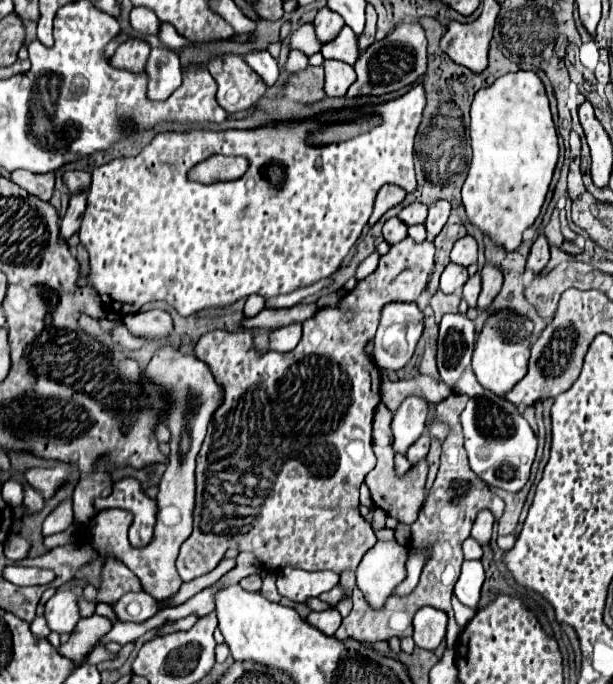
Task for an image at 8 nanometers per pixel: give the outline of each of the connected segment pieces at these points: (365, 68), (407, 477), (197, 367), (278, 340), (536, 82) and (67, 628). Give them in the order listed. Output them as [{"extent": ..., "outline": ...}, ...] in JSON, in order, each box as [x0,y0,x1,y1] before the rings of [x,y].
[{"extent":[347,6,427,98],"outline":[[[367,6],[367,26],[363,34],[359,36],[361,56],[355,64],[357,80],[349,88],[347,98],[383,96],[383,94],[401,90],[405,86],[415,84],[427,70],[427,38],[425,38],[425,30],[421,28],[421,24],[403,22],[385,40],[375,42],[375,22],[377,22],[377,12],[373,10],[373,6]]]},{"extent":[365,404,429,524],"outline":[[[379,404],[375,410],[375,418],[373,418],[373,452],[377,456],[377,466],[365,476],[365,484],[371,492],[371,500],[377,508],[385,510],[387,516],[393,516],[395,520],[399,520],[403,524],[413,524],[417,520],[417,514],[425,500],[425,480],[427,480],[429,466],[425,460],[421,460],[415,466],[411,466],[411,470],[407,474],[403,474],[403,476],[395,474],[391,418],[393,418],[393,414],[385,408],[385,404]]]},{"extent":[91,346,223,600],"outline":[[[161,346],[151,362],[145,368],[145,376],[153,380],[157,386],[161,386],[165,392],[171,392],[171,410],[167,412],[167,426],[171,430],[171,454],[165,474],[159,480],[159,492],[157,492],[157,522],[155,522],[155,534],[153,540],[145,548],[133,548],[127,540],[127,530],[133,522],[133,514],[127,510],[103,510],[99,512],[91,524],[91,542],[95,550],[105,556],[113,554],[117,560],[121,560],[131,572],[141,580],[143,592],[153,596],[155,600],[167,600],[171,598],[179,586],[183,584],[175,560],[179,554],[181,544],[189,538],[191,526],[193,526],[193,508],[195,508],[195,458],[199,454],[199,448],[203,444],[203,438],[207,434],[207,426],[213,418],[213,412],[223,402],[223,392],[213,380],[209,368],[197,360],[195,356],[185,356],[173,346]]]},{"extent":[269,322,301,352],"outline":[[[293,322],[289,326],[273,330],[269,334],[269,340],[271,340],[271,350],[277,352],[293,350],[301,340],[301,322]]]},{"extent":[463,70,559,252],"outline":[[[519,70],[515,74],[505,74],[497,78],[487,88],[481,88],[471,104],[469,134],[473,140],[473,158],[467,180],[463,184],[463,206],[467,210],[467,218],[497,246],[503,246],[511,252],[521,244],[523,232],[539,216],[559,156],[557,130],[551,118],[549,100],[537,74]]]},{"extent":[45,590,79,634],"outline":[[[57,590],[53,598],[45,604],[45,618],[47,624],[53,632],[59,634],[71,634],[79,616],[79,606],[77,606],[77,596],[73,592],[63,592]]]}]

